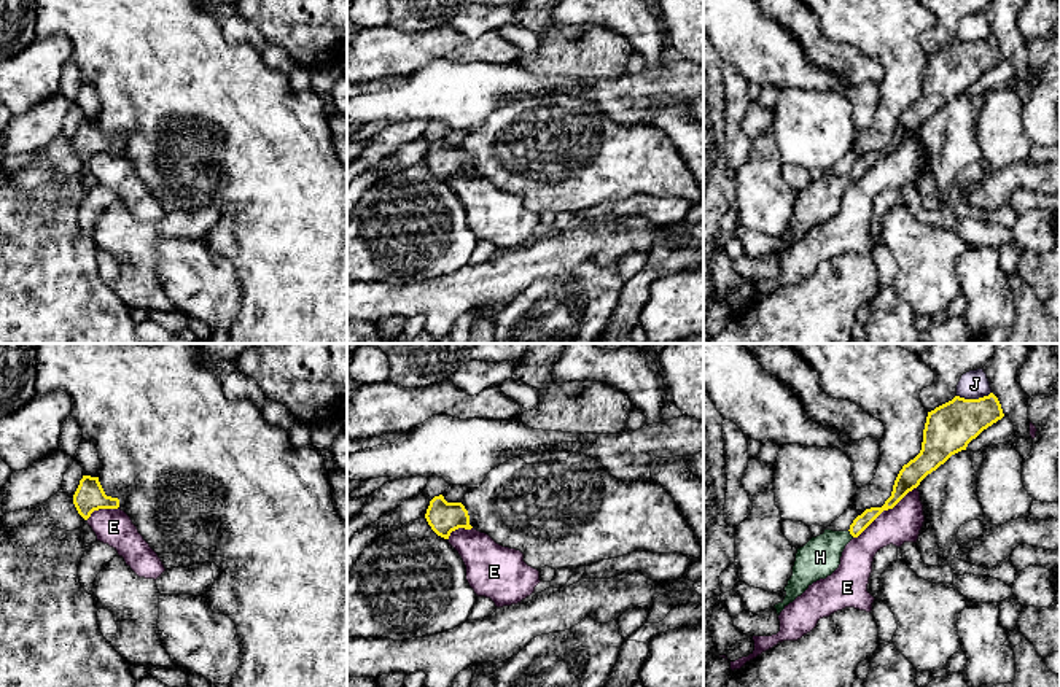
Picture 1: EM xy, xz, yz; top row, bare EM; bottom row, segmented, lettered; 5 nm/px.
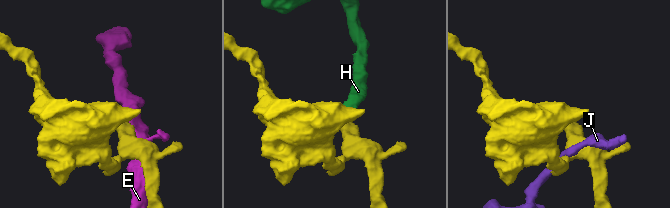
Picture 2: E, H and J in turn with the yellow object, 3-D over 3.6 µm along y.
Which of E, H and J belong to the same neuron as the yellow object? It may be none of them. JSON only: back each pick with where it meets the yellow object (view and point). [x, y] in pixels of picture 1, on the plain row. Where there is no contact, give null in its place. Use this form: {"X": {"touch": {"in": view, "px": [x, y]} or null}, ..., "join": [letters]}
{"H": {"touch": {"in": "yz", "px": [850, 177]}}, "join": ["H"]}

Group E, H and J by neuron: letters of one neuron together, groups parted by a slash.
E / H / J

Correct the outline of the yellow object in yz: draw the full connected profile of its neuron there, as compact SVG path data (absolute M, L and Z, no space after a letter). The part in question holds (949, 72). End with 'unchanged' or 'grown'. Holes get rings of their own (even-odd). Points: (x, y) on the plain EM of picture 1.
M990 37L979 43L955 40L928 56L920 97L899 114L891 140L882 151L866 153L848 175L824 173L797 192L793 219L785 231L786 240L775 248L777 258L801 240L813 226L826 223L840 208L845 189L858 181L883 154L893 153L909 135L944 108L952 99L966 94L984 73L1004 60L998 41Z; grown

